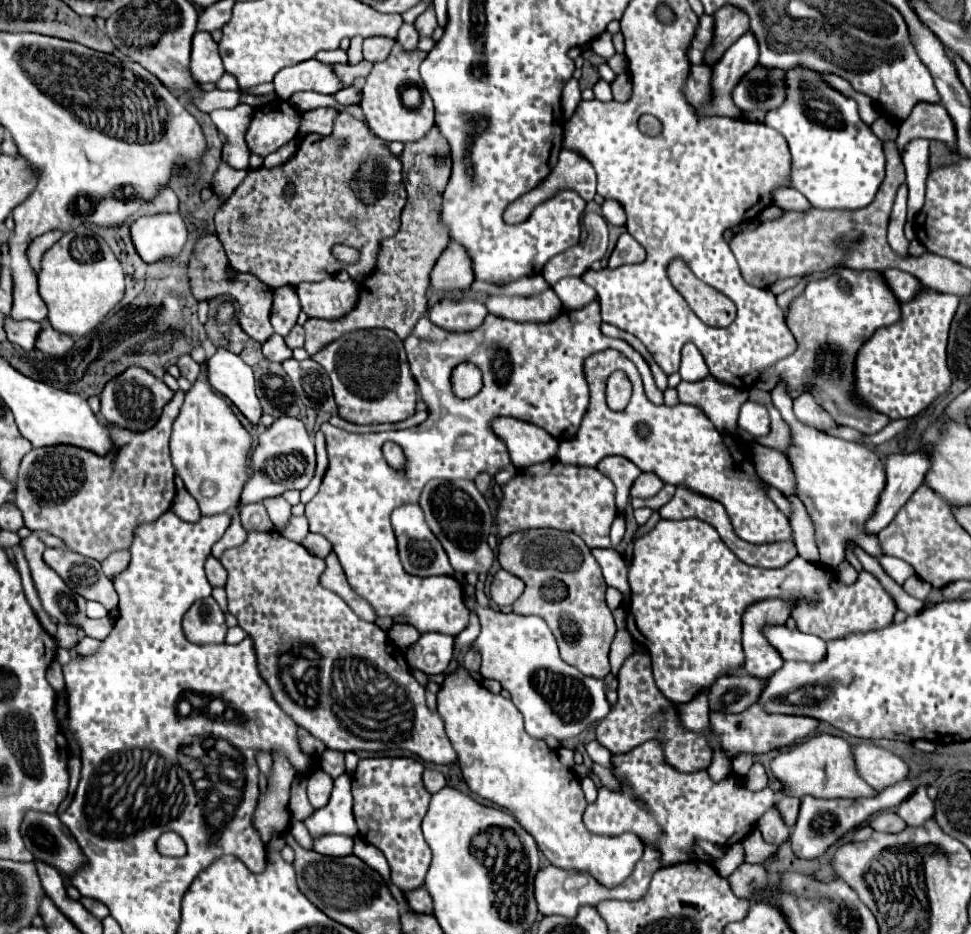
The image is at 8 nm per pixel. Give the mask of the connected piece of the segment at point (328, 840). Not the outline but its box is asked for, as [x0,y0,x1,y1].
[313,834,353,856]

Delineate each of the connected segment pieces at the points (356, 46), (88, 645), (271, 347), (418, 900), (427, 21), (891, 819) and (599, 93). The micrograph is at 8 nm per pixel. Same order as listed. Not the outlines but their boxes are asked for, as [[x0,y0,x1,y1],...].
[[347,36,363,64],[73,638,101,654],[263,334,291,362],[403,886,433,914],[415,6,437,36],[869,812,907,834],[593,80,613,102]]

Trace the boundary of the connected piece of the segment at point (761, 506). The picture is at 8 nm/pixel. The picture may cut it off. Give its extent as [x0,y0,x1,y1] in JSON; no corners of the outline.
[557,350,791,544]

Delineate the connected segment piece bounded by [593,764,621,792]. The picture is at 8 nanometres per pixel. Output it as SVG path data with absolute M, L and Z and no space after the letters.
M593 764L593 772L599 776L599 780L601 780L601 784L603 784L605 788L609 788L609 790L613 790L613 792L619 792L619 790L621 790L621 786L615 782L615 776L613 776L609 770L605 770L603 766Z

